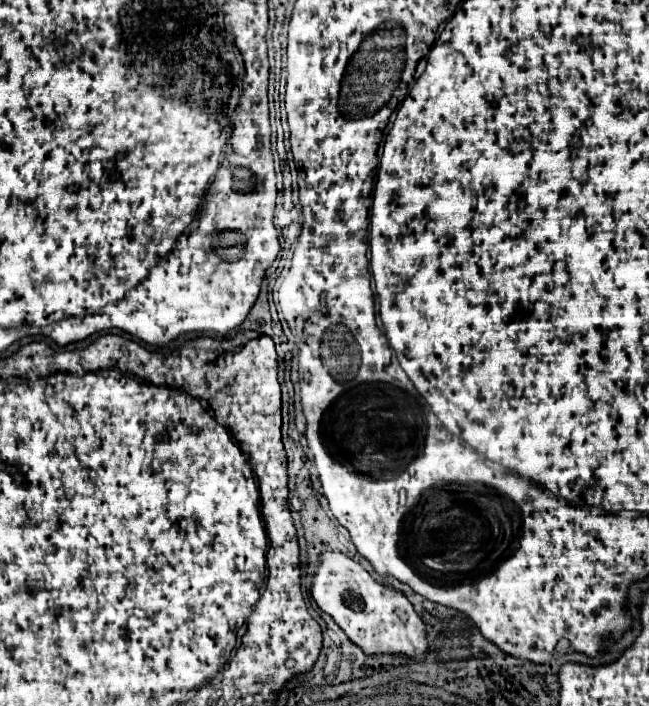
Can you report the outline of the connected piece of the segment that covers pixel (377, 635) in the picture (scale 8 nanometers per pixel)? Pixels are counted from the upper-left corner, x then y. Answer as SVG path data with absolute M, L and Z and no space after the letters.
M331 550L323 552L311 592L317 606L329 614L347 634L347 638L367 656L391 654L413 660L423 660L427 656L427 628L419 614L413 610L411 602L401 592L375 582L371 574L349 556Z

